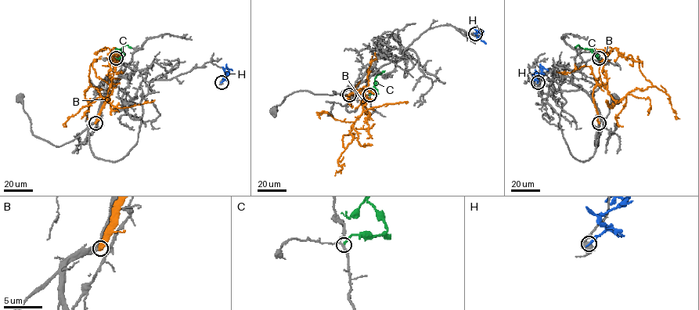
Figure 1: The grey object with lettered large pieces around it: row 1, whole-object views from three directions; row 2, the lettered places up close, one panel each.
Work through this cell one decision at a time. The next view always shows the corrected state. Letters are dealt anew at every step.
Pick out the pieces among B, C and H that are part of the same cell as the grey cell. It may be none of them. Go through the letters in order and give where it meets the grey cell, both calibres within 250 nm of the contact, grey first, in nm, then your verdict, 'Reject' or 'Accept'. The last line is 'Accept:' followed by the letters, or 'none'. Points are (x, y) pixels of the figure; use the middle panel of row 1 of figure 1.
B: Touches grey at (349, 95). Thickness 500 nm (grey) against 500 nm. Reject
C: Touches grey at (369, 95). Thickness 180 nm (grey) against 220 nm. Reject
H: Touches grey at (475, 34). Thickness 480 nm (grey) against 240 nm. Reject
Accept: none

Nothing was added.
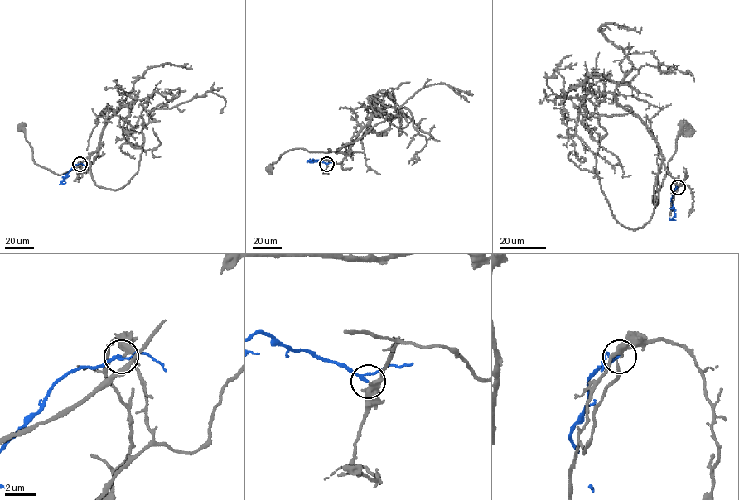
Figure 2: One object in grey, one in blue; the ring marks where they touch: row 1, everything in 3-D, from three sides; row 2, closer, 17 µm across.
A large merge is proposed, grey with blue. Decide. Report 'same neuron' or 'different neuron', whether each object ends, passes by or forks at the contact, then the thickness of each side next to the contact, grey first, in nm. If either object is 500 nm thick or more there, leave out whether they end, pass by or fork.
different neuron | grey passes by | blue passes by | 280/150 nm

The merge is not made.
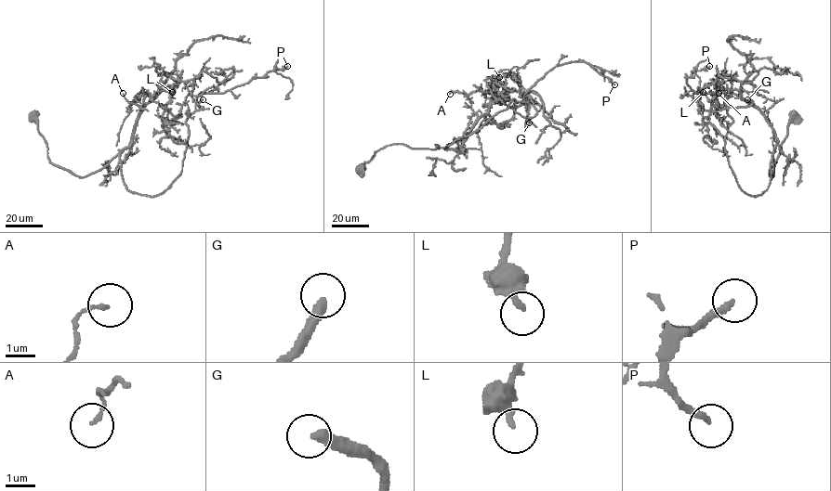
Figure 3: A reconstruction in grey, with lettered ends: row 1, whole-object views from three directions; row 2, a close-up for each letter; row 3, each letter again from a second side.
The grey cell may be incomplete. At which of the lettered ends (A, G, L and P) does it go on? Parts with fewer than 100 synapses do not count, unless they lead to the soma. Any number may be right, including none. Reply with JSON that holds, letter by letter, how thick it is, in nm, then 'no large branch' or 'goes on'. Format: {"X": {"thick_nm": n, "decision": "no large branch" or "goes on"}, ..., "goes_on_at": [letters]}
{"A": {"thick_nm": 120, "decision": "no large branch"}, "G": {"thick_nm": 360, "decision": "goes on"}, "L": {"thick_nm": 200, "decision": "no large branch"}, "P": {"thick_nm": 240, "decision": "no large branch"}, "goes_on_at": ["G"]}

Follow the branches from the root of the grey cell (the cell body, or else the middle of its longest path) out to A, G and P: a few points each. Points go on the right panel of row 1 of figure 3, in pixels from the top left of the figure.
A: (793, 117), (770, 169), (771, 177), (776, 144), (772, 125), (734, 94), (721, 107), (716, 103), (718, 93)
G: (793, 117), (771, 177), (772, 154), (768, 187), (750, 196), (725, 149), (727, 109), (747, 99)
P: (793, 117), (768, 187), (745, 194), (725, 149), (725, 100), (687, 83), (709, 66)

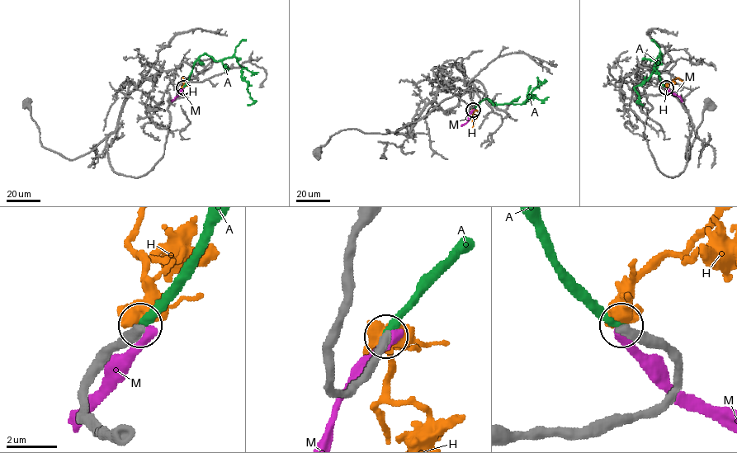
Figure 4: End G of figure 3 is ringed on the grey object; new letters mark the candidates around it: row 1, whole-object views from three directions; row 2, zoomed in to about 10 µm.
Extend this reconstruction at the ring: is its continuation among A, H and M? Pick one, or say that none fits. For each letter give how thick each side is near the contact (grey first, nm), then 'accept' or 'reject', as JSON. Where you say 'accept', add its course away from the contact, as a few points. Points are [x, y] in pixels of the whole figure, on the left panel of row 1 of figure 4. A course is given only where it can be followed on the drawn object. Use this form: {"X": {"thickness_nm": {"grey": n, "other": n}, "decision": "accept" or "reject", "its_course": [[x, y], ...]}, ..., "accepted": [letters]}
{"A": {"thickness_nm": {"grey": 440, "other": 360}, "decision": "accept", "its_course": [[183, 87], [200, 56], [207, 54], [216, 61], [234, 57], [253, 101], [248, 105]]}, "H": {"thickness_nm": {"grey": 440, "other": 900}, "decision": "reject"}, "M": {"thickness_nm": {"grey": 480, "other": 500}, "decision": "reject"}, "accepted": ["A"]}

